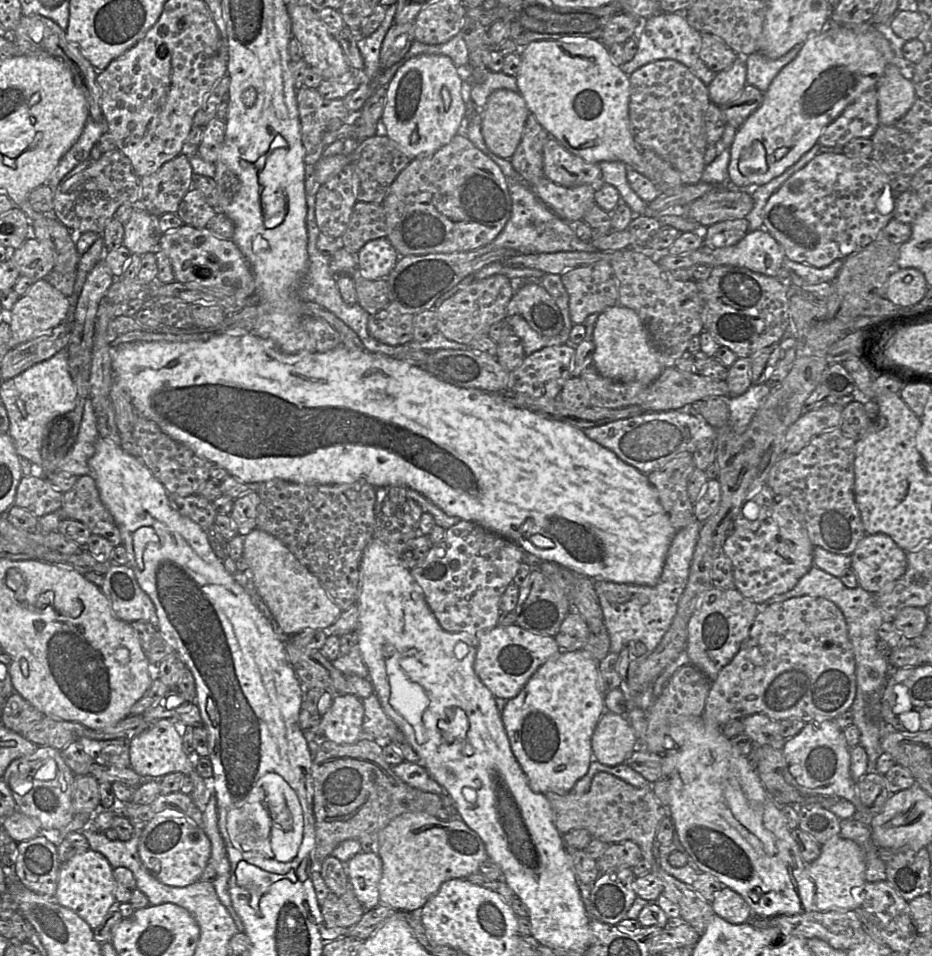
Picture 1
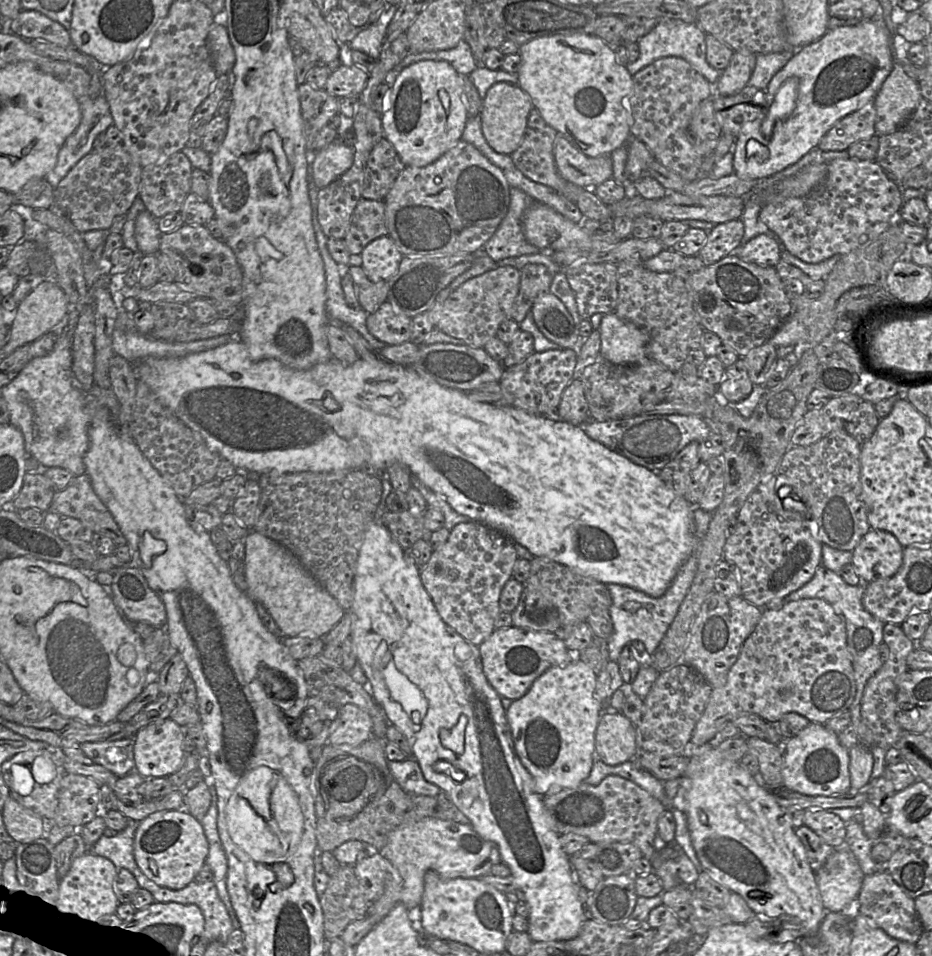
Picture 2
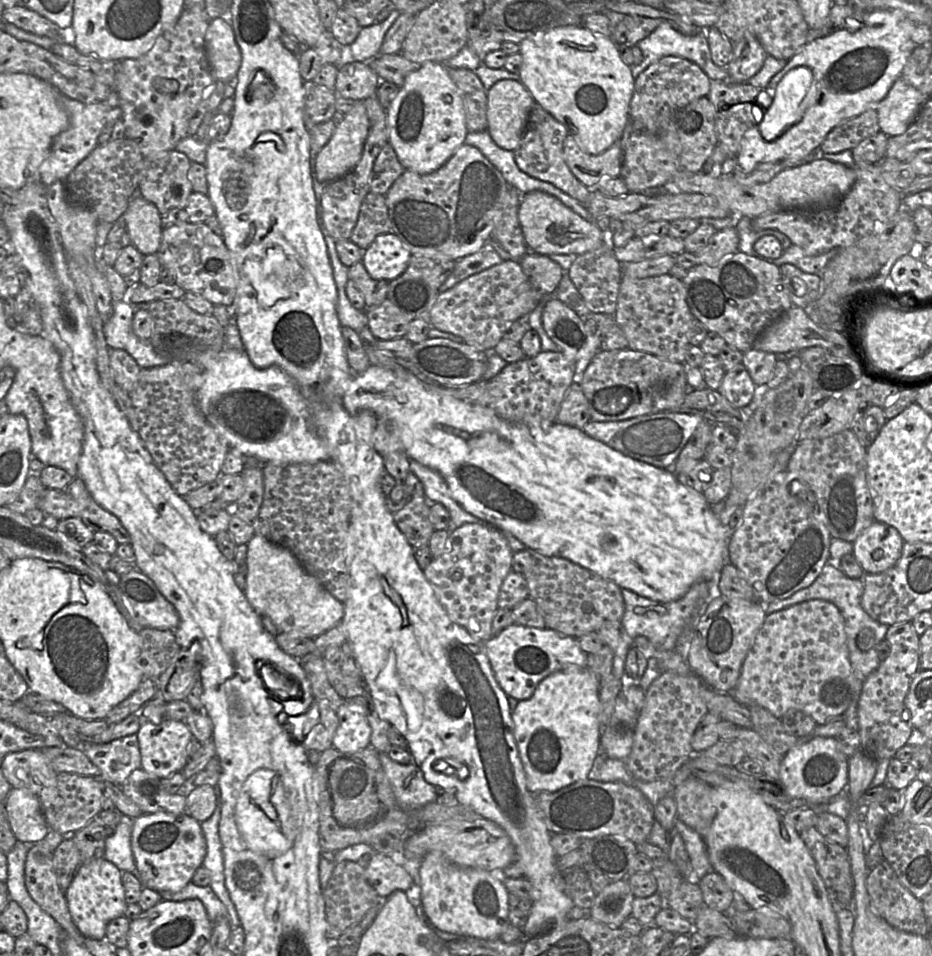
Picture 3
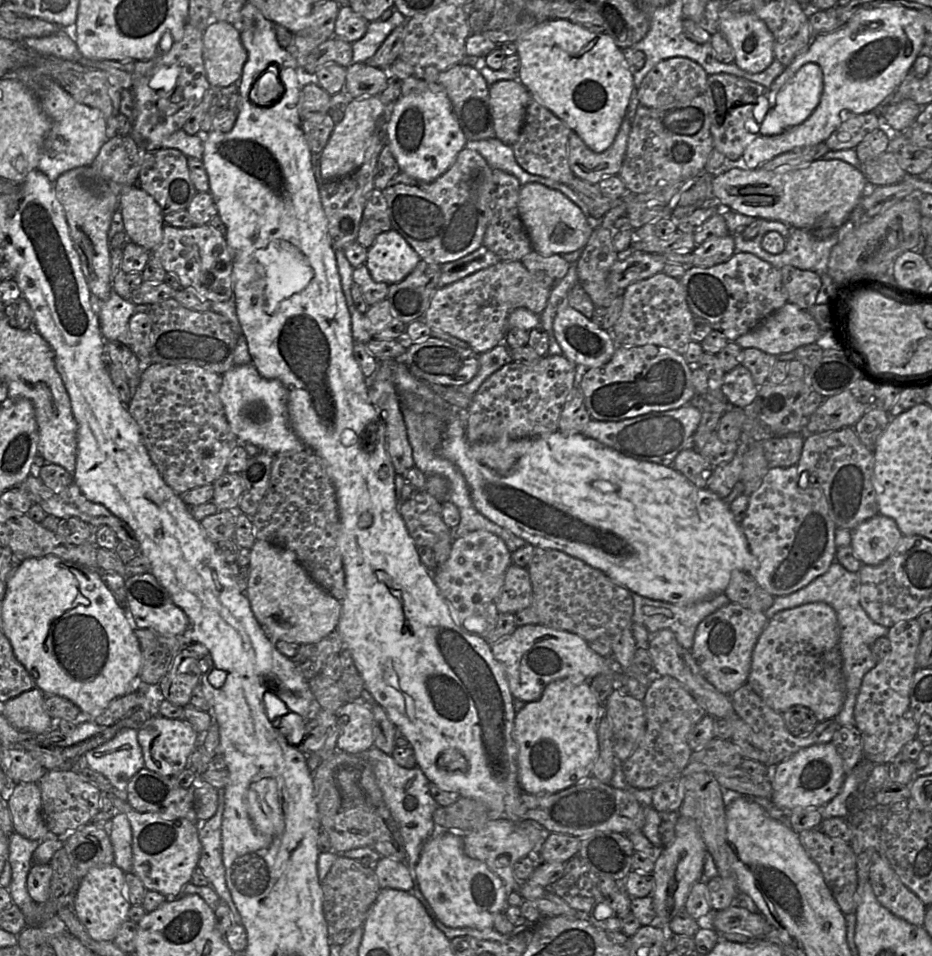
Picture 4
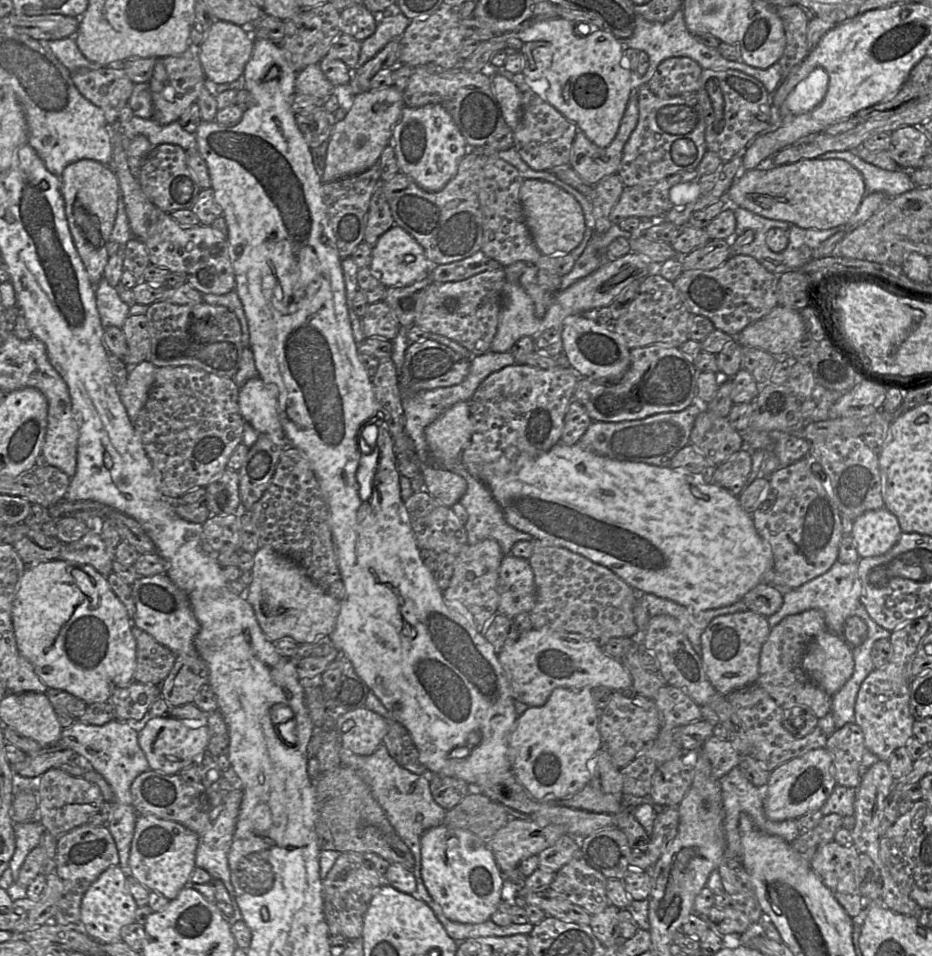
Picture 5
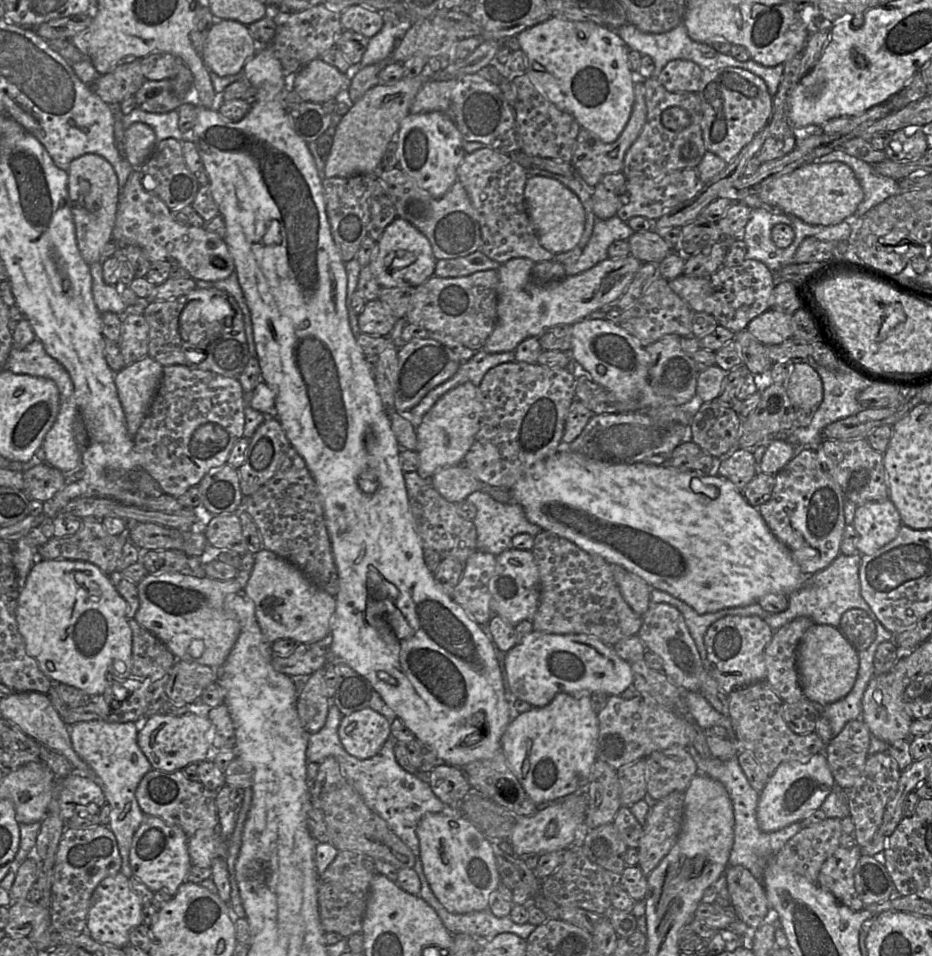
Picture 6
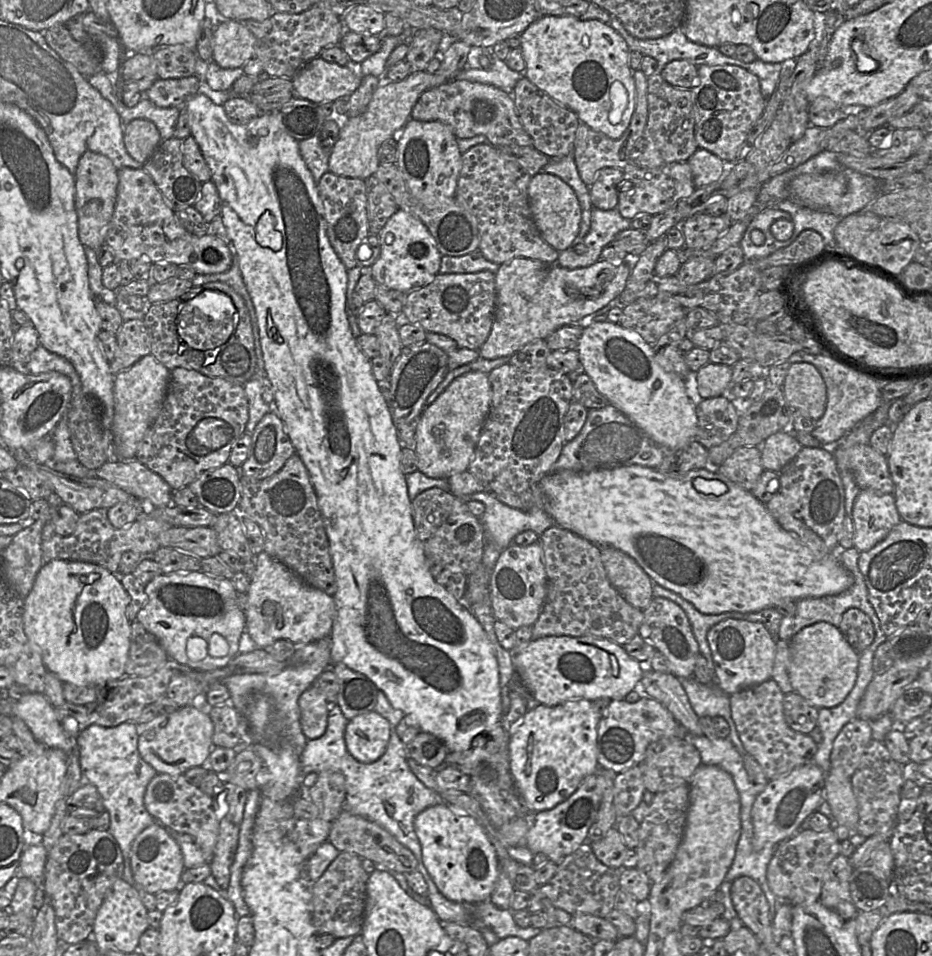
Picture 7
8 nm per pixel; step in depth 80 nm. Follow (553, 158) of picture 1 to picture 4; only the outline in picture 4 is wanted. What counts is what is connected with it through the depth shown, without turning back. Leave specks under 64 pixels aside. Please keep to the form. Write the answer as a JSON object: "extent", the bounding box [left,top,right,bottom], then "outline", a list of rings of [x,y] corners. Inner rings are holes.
{"extent":[568,117,632,185],"outline":[[[625,117],[614,142],[601,153],[592,151],[579,135],[572,132],[568,142],[568,161],[573,174],[593,185],[597,185],[605,177],[619,175],[632,122]]]}

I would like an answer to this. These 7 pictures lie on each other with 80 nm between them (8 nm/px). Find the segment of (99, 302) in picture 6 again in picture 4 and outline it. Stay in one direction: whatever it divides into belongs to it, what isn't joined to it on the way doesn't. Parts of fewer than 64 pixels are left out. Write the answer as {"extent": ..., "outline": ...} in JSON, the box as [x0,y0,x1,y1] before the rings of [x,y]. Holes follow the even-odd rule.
{"extent":[99,289,135,346],"outline":[[[113,289],[100,307],[99,323],[106,341],[119,341],[131,346],[129,320],[134,314],[135,304],[121,298]]]}

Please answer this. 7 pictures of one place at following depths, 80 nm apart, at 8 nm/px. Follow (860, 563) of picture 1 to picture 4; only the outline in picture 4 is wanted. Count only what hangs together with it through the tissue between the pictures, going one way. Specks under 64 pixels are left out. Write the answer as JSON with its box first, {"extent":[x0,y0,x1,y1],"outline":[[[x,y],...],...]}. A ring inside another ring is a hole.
{"extent":[851,513,901,566],"outline":[[[877,513],[852,530],[851,547],[862,564],[875,566],[894,552],[901,538],[896,522]]]}

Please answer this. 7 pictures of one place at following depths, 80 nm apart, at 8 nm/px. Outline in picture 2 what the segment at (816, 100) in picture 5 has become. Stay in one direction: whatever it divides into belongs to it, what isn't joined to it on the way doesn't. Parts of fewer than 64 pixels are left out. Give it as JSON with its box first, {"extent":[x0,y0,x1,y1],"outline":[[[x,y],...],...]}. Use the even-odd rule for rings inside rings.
{"extent":[761,77,798,138],"outline":[[[791,77],[779,88],[761,125],[761,132],[764,137],[770,138],[776,123],[792,114],[796,105],[798,86],[798,79]]]}

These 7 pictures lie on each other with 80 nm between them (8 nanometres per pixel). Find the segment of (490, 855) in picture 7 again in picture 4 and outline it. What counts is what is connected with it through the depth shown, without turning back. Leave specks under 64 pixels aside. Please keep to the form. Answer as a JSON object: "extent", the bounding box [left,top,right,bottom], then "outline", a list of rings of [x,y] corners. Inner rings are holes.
{"extent":[416,830,507,928],"outline":[[[440,830],[423,845],[416,876],[420,890],[437,918],[450,928],[493,928],[495,916],[505,912],[507,895],[502,879],[482,861],[464,852],[463,831]]]}

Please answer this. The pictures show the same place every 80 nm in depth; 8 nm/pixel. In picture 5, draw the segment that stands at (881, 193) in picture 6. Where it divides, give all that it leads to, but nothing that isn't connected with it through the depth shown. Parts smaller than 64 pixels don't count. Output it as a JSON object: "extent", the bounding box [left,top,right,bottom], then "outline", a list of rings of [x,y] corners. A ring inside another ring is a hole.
{"extent":[817,150,916,198],"outline":[[[854,150],[828,152],[817,158],[841,159],[850,163],[861,173],[867,193],[881,192],[887,198],[893,198],[916,188],[911,181],[909,171],[904,169],[884,170],[865,162]]]}

